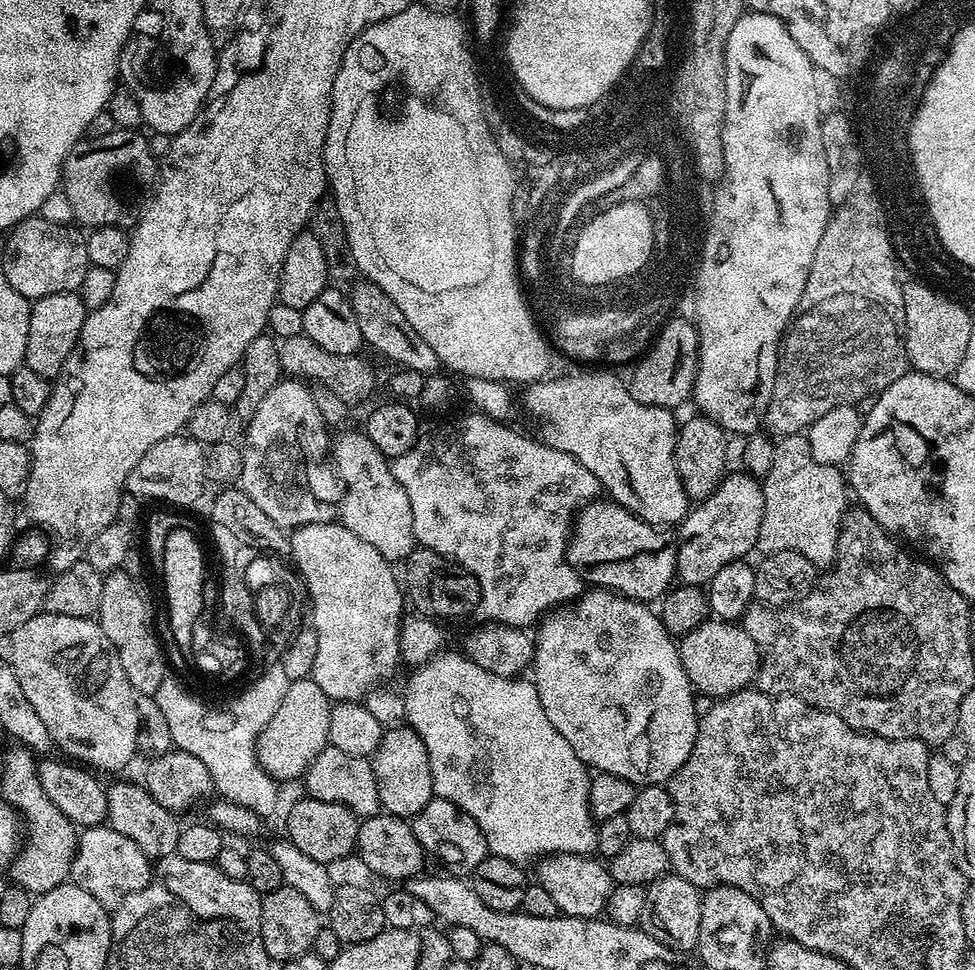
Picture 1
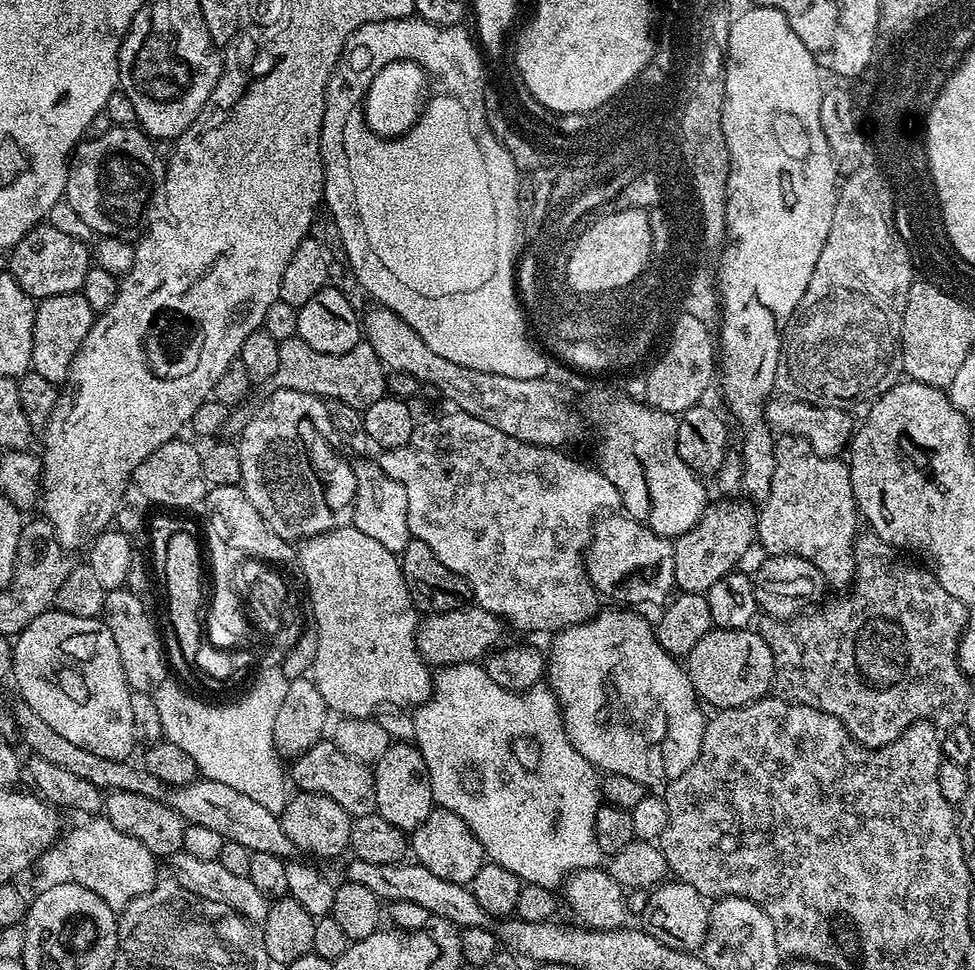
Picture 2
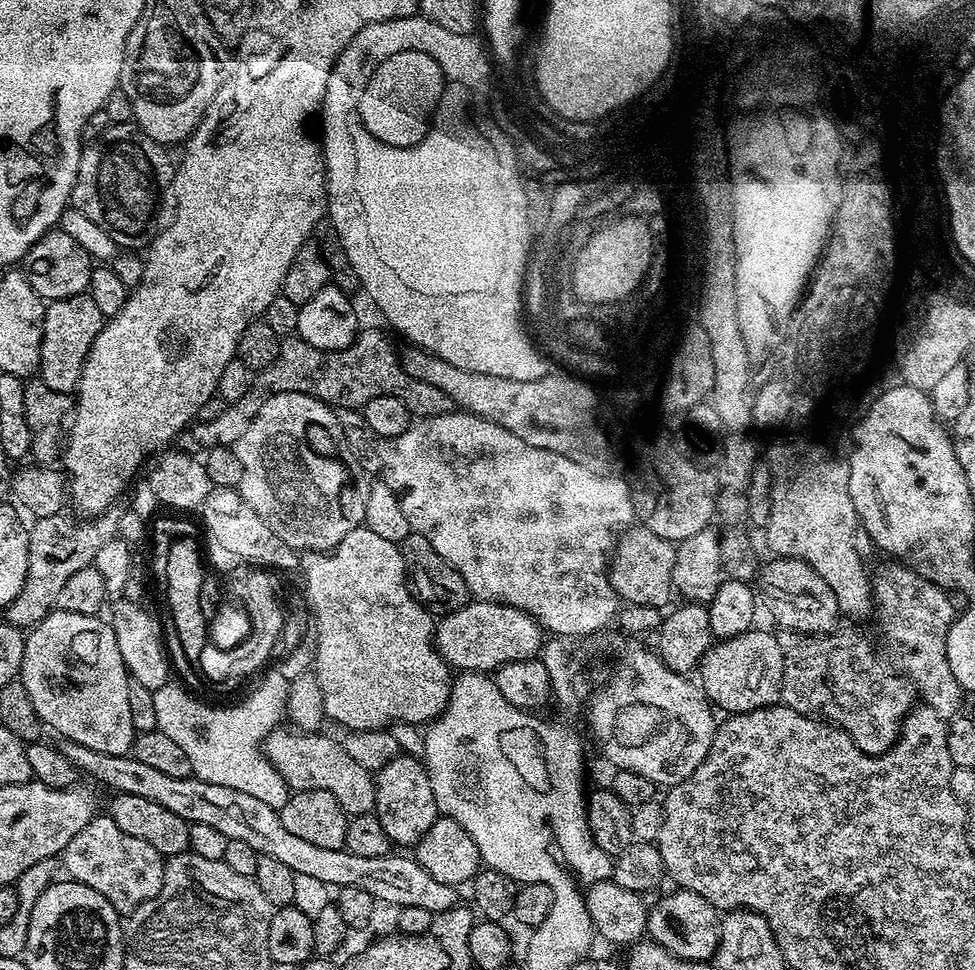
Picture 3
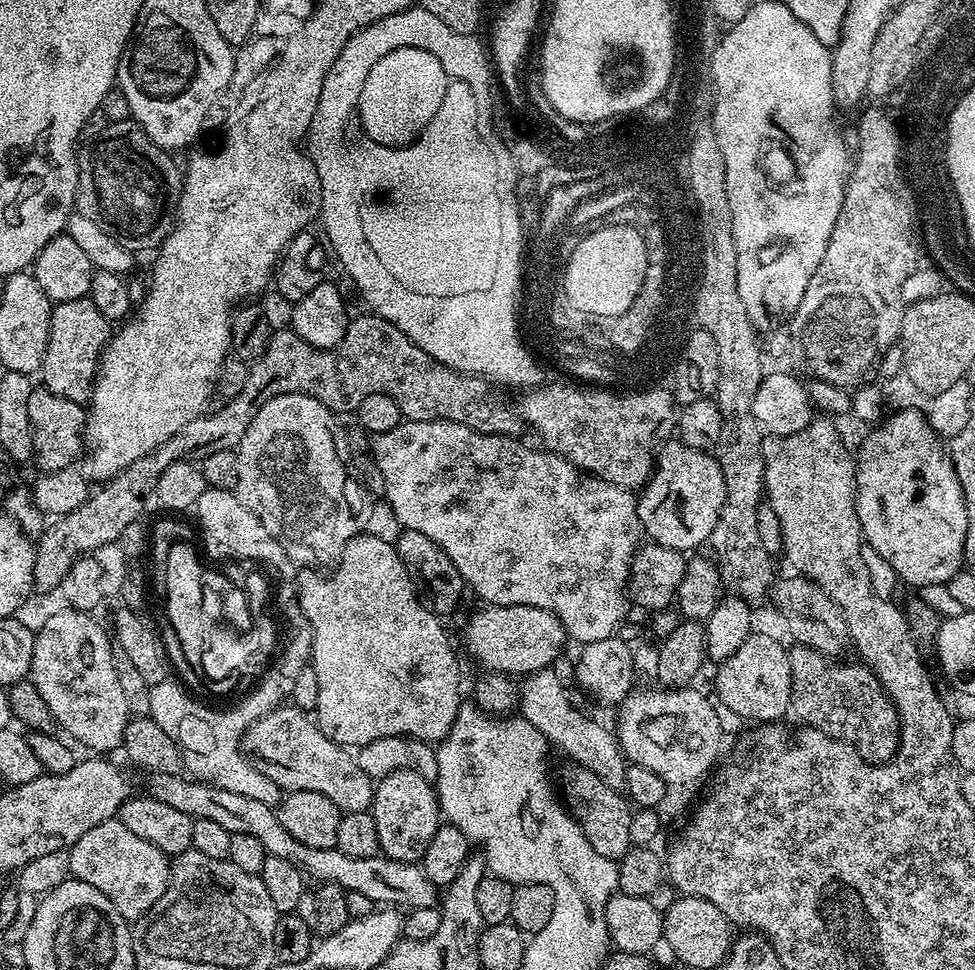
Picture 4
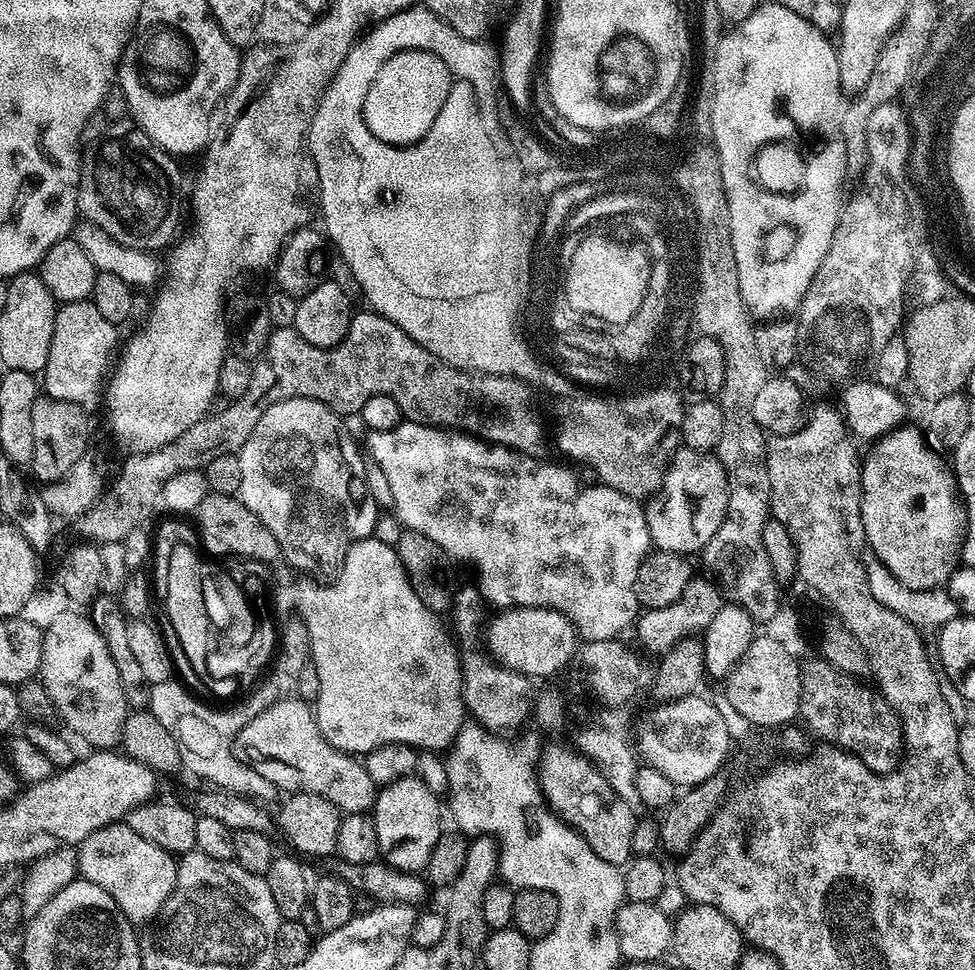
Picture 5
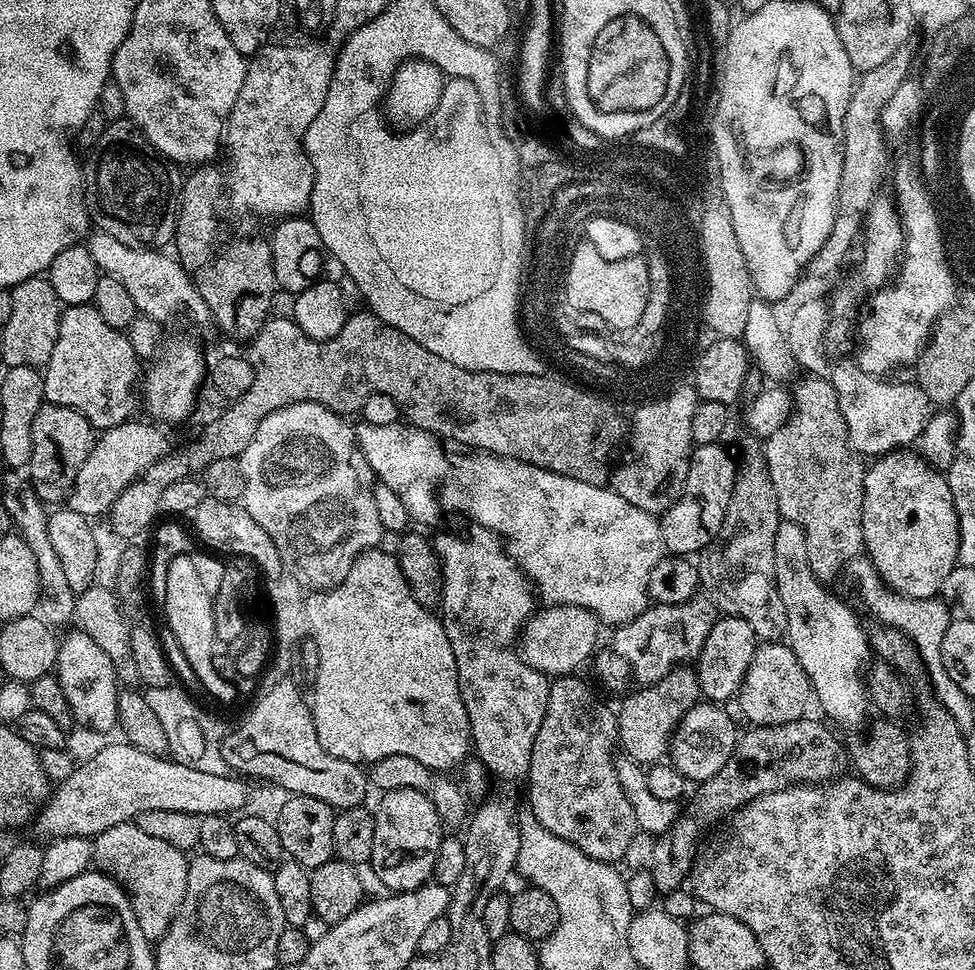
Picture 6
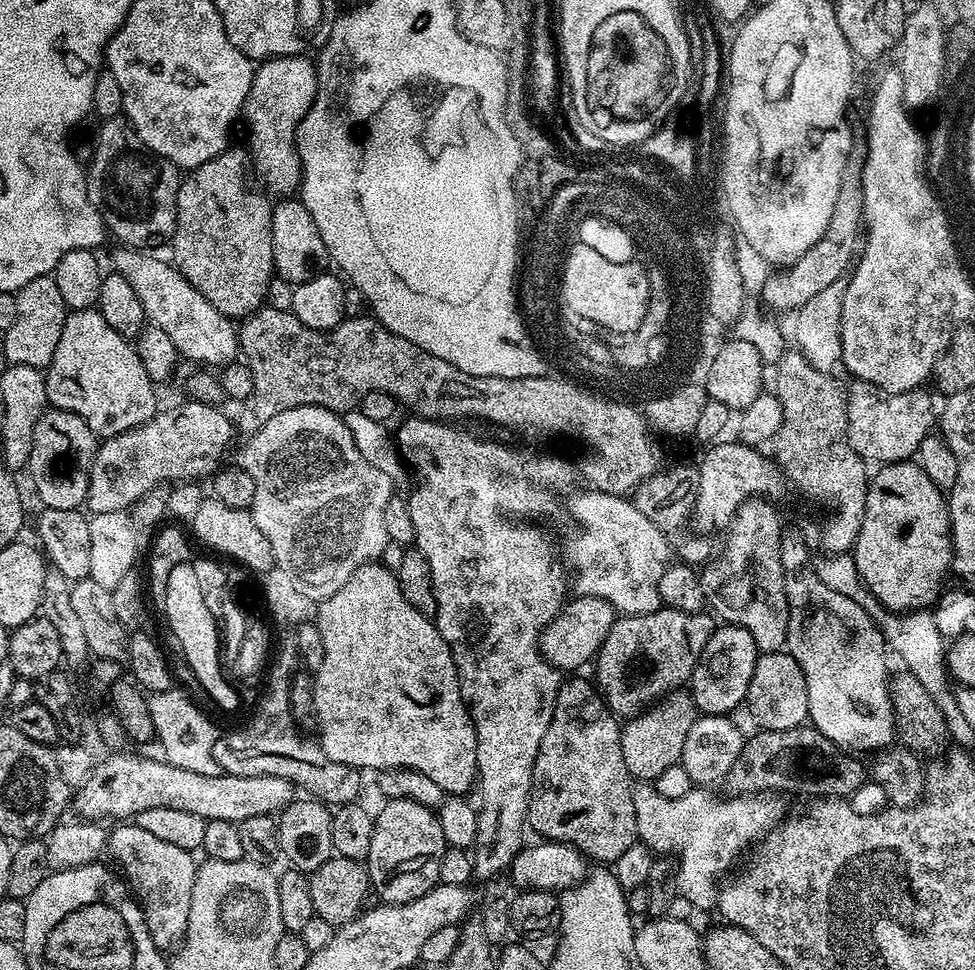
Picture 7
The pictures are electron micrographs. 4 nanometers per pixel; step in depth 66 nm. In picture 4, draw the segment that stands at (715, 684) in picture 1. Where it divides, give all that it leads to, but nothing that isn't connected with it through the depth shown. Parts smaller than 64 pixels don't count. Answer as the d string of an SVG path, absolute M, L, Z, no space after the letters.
M759 632L749 636L746 642L742 642L742 646L738 646L738 650L734 650L734 654L730 654L730 658L719 661L717 668L720 669L716 672L717 697L715 696L715 699L721 705L724 703L734 715L741 716L744 720L780 722L785 719L784 715L789 715L792 707L792 671L788 661L789 649L783 648L774 637Z

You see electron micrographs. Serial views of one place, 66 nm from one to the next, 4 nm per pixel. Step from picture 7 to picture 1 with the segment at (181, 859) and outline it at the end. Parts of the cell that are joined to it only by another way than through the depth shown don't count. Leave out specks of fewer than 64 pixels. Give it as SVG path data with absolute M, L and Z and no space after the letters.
M107 823L97 828L85 828L76 841L76 857L72 863L71 883L82 886L86 894L98 898L104 908L115 910L130 894L145 888L152 880L153 861L148 859L135 842L130 842L126 834L108 827Z

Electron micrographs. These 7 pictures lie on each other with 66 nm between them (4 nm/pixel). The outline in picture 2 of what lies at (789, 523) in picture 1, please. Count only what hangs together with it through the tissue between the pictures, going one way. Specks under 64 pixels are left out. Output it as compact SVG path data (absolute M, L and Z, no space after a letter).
M781 435L776 442L774 482L770 498L762 505L756 521L756 540L769 556L796 555L818 568L827 581L827 587L847 589L856 578L856 520L858 509L852 489L852 469L843 459L814 454L814 446L797 436Z

